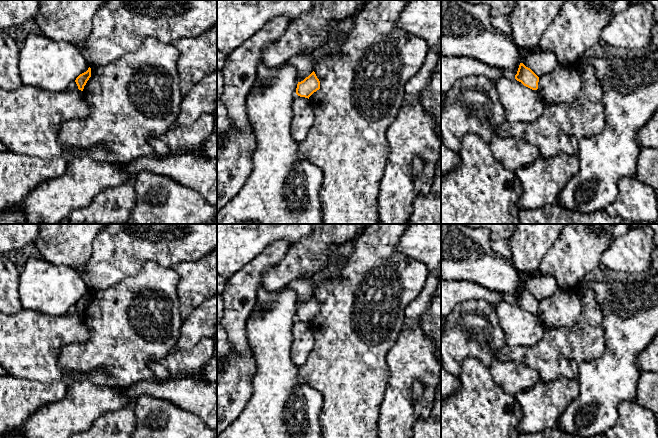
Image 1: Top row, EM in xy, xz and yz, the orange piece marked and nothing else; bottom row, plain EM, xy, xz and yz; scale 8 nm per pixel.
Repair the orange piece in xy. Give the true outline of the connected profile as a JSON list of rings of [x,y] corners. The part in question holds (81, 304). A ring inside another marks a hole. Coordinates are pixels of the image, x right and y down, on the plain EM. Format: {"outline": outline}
{"outline": [[[89,291],[86,296],[80,298],[75,304],[79,314],[83,315],[84,310],[86,309],[90,301],[91,301],[91,292]]]}

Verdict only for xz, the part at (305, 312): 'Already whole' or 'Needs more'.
Already whole

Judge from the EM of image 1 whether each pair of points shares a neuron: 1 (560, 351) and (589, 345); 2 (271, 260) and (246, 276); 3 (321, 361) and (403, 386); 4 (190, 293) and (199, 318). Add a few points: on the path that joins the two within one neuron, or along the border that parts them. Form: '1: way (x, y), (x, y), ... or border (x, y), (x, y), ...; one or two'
1: way (567, 348), (582, 345); one
2: way (265, 260), (252, 272); one
3: border (386, 358), (388, 378), (381, 404); two
4: border (206, 298), (182, 321); two

